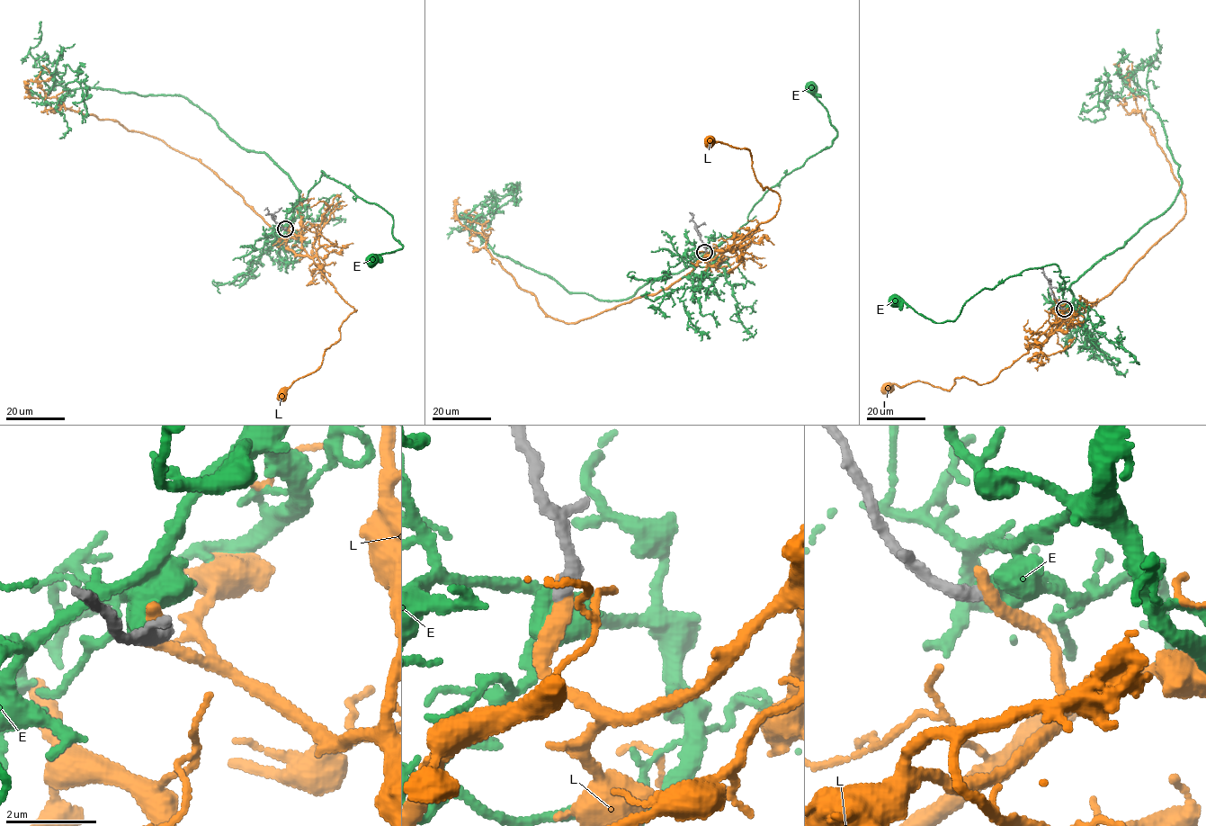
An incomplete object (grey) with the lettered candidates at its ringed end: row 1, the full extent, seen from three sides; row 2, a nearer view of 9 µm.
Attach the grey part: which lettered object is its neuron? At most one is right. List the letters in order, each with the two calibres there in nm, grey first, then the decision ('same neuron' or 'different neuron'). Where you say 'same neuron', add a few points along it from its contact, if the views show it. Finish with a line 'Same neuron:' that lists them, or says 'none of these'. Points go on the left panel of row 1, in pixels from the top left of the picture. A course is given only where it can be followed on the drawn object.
E: 280 nm thick on the grey side, 600 nm on the other; same neuron; it runs (285, 228), (294, 203), (307, 197), (322, 171), (393, 218), (392, 232), (402, 248), (372, 258)
L: 280 nm thick on the grey side, 400 nm on the other; different neuron
Same neuron: E

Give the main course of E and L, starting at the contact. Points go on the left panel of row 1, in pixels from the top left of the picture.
E: (285, 228), (294, 203), (307, 197), (322, 171), (393, 218), (392, 232), (402, 248), (372, 258)
L: (285, 228), (299, 237), (322, 273), (356, 309), (341, 325), (340, 337), (326, 349), (322, 363), (281, 393)

